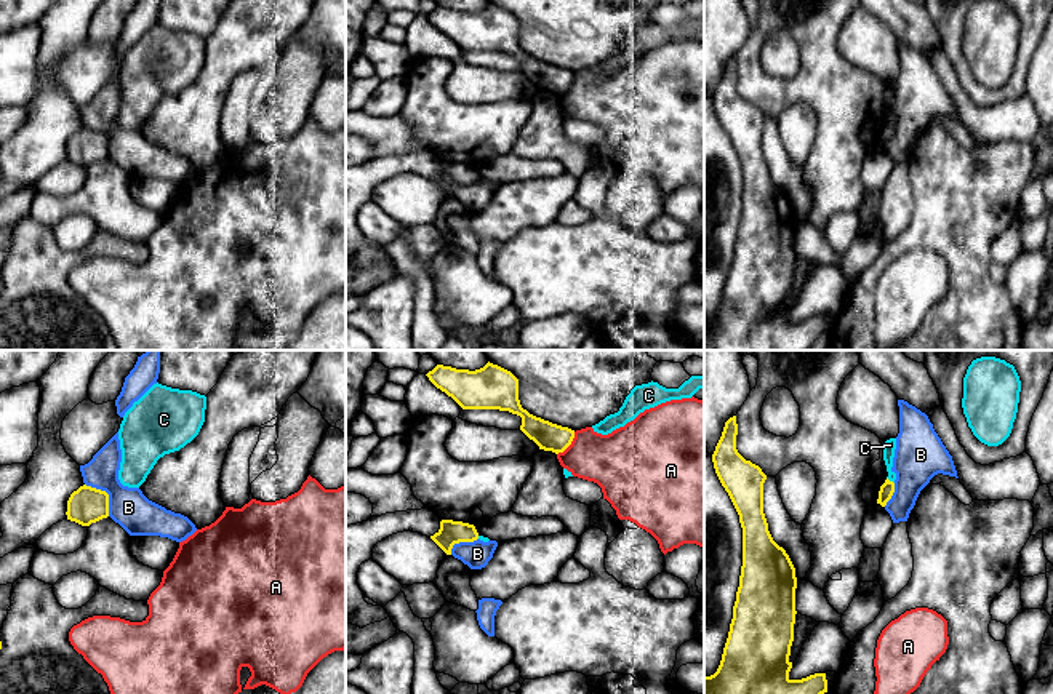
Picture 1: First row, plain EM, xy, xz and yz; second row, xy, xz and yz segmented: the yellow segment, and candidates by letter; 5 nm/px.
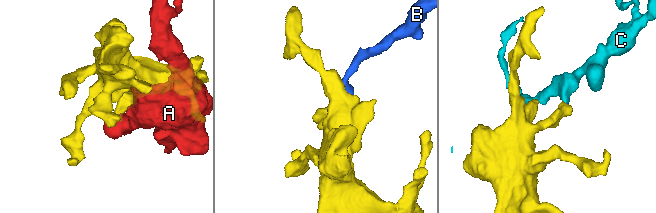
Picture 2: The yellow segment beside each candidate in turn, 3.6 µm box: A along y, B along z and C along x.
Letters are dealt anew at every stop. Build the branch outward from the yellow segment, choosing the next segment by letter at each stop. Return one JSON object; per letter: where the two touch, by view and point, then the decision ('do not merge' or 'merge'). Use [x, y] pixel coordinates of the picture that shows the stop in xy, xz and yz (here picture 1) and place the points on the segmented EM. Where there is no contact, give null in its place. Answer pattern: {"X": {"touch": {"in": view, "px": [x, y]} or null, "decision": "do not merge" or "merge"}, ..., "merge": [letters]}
{"A": {"touch": {"in": "xz", "px": [568, 445]}, "decision": "do not merge"}, "B": {"touch": {"in": "xy", "px": [108, 494]}, "decision": "do not merge"}, "C": {"touch": {"in": "yz", "px": [888, 480]}, "decision": "do not merge"}, "merge": []}

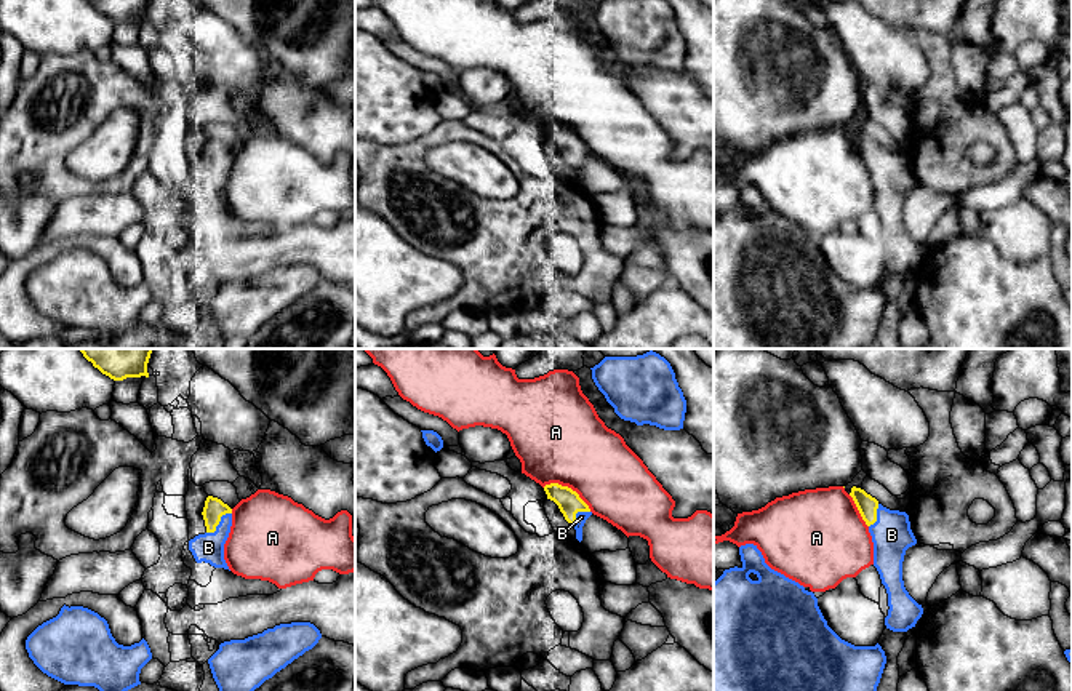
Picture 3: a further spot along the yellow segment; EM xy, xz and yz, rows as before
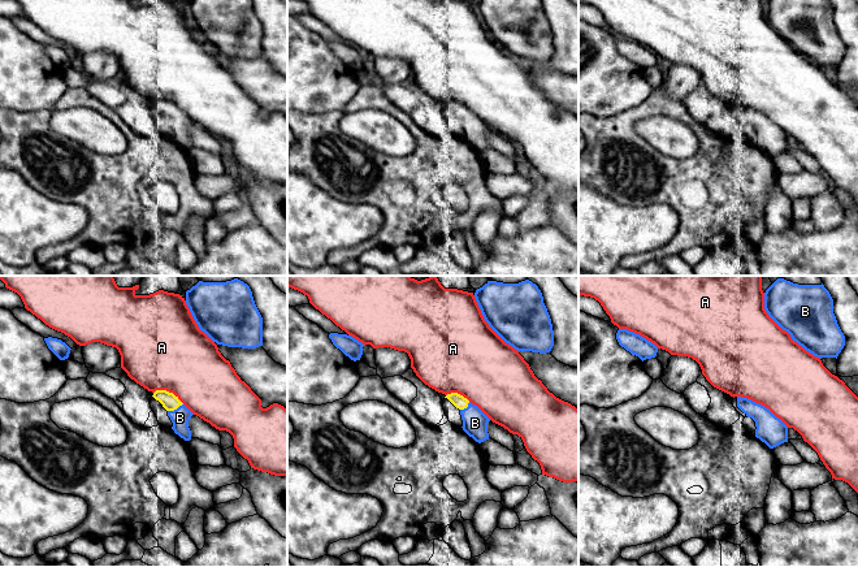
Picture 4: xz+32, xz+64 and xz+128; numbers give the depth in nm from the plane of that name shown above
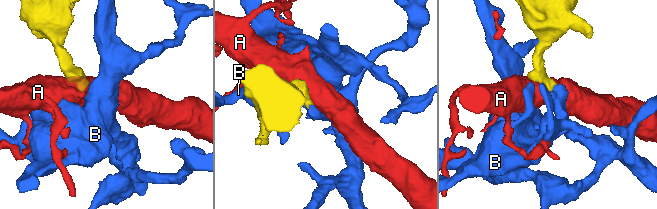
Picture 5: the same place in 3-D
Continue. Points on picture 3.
{"A": {"touch": {"in": "xz", "px": [567, 487]}, "decision": "do not merge"}, "B": {"touch": {"in": "xy", "px": [218, 523]}, "decision": "merge"}, "merge": ["B"]}

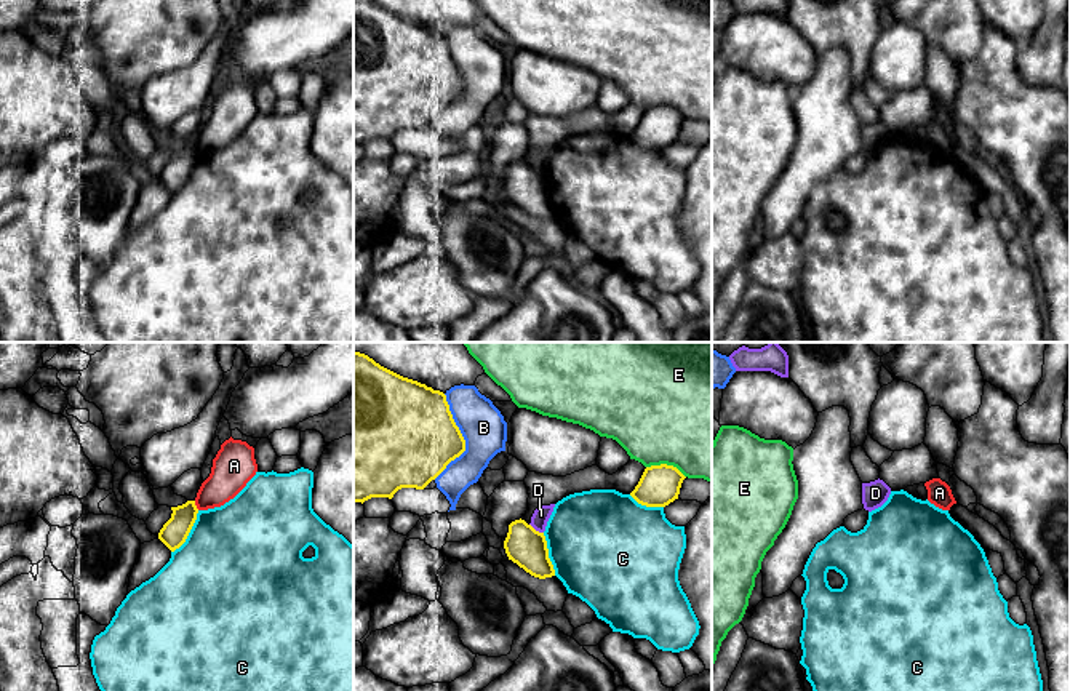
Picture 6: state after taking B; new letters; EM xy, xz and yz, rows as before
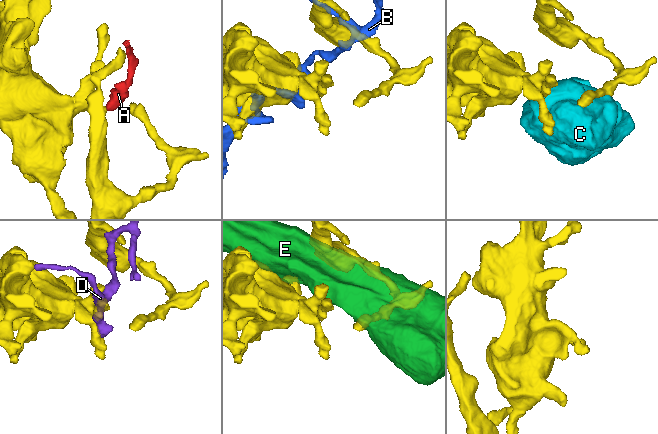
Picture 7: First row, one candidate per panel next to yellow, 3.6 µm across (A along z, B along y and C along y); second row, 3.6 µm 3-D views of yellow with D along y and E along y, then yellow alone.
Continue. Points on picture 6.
{"A": {"touch": {"in": "xy", "px": [195, 506]}, "decision": "do not merge"}, "B": {"touch": {"in": "xz", "px": [463, 437]}, "decision": "do not merge"}, "C": {"touch": {"in": "xy", "px": [189, 531]}, "decision": "do not merge"}, "D": {"touch": {"in": "xz", "px": [534, 530]}, "decision": "do not merge"}, "E": {"touch": {"in": "xz", "px": [666, 464]}, "decision": "do not merge"}, "merge": []}

